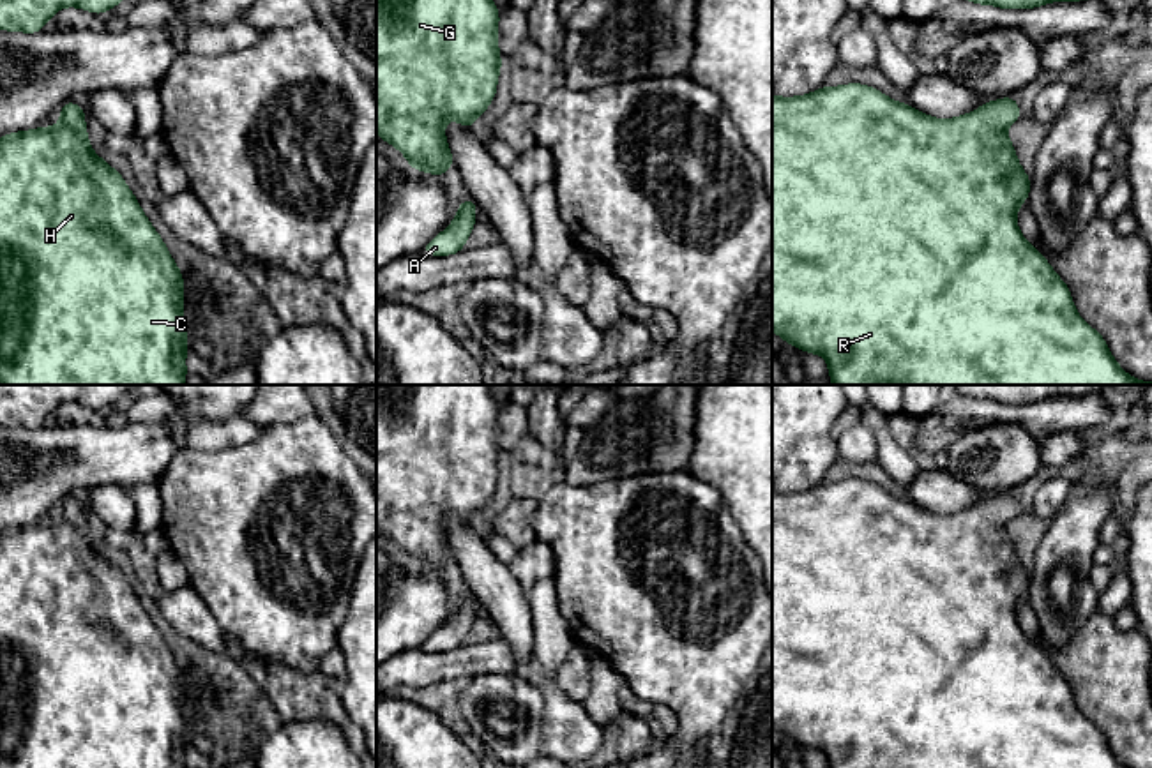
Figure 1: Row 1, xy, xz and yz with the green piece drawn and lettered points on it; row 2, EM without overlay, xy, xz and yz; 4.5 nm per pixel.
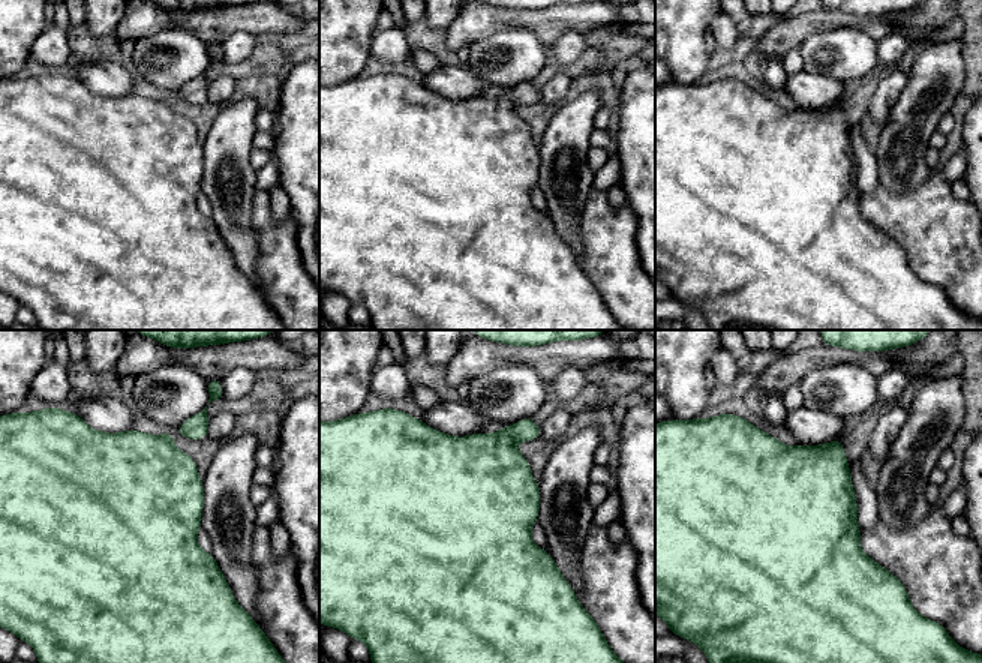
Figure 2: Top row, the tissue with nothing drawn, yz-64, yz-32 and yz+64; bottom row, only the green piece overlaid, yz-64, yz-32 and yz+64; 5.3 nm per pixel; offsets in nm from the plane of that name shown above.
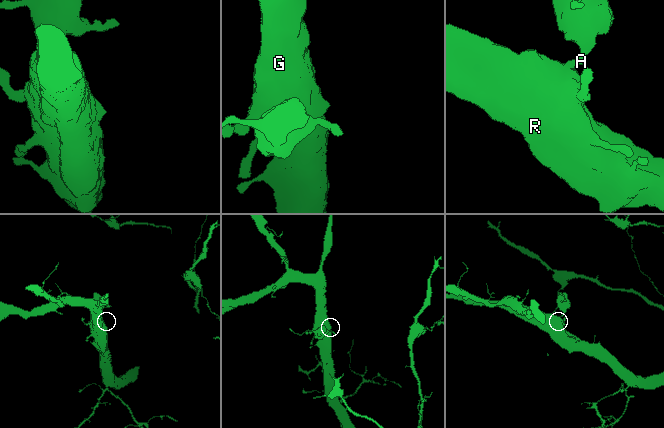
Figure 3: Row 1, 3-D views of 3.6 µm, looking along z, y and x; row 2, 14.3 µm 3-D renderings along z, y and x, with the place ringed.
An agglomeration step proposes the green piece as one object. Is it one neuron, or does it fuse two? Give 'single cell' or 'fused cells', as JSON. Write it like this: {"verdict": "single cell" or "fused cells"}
{"verdict": "single cell"}

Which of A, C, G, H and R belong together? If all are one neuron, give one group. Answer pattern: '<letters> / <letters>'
A C G H R

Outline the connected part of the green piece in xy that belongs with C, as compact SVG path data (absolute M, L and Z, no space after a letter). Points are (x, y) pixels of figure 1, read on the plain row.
M67 496L55 523L39 521L0 533L0 768L187 768L184 671L124 572L92 546L85 508Z

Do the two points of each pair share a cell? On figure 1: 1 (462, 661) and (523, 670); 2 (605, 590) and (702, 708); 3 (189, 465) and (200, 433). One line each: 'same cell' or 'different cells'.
1: same cell
2: same cell
3: different cells

